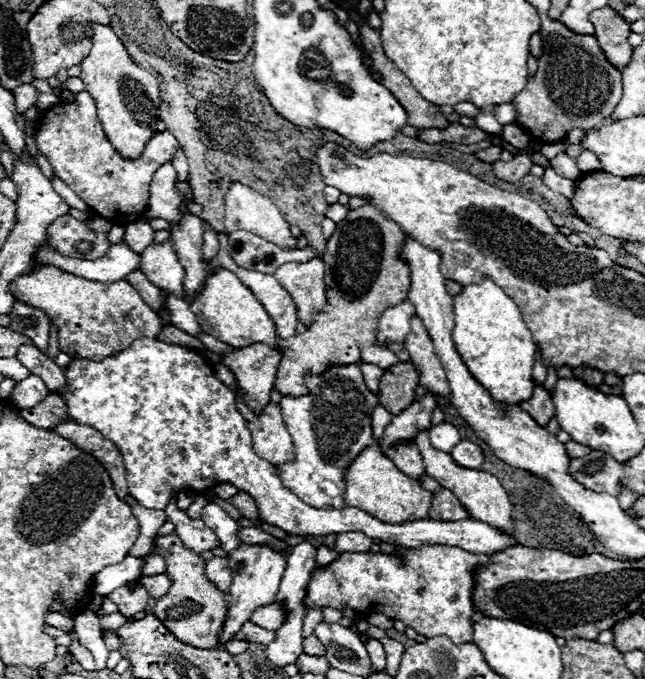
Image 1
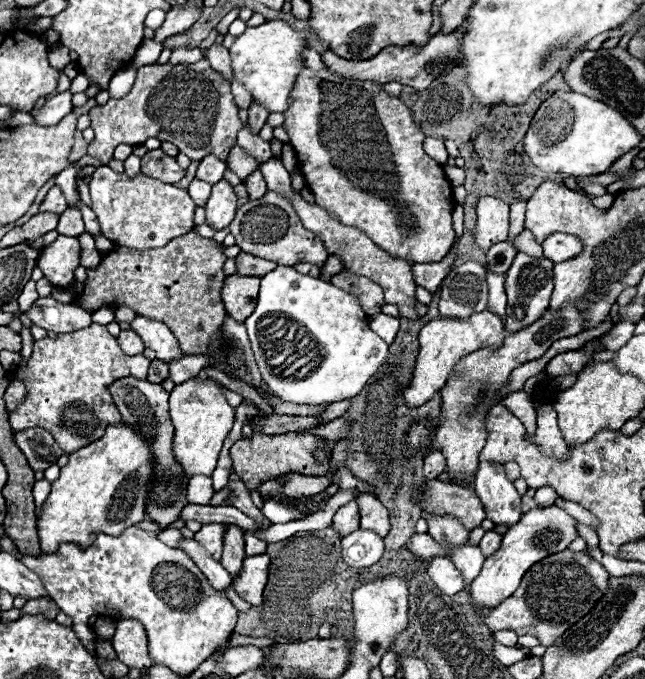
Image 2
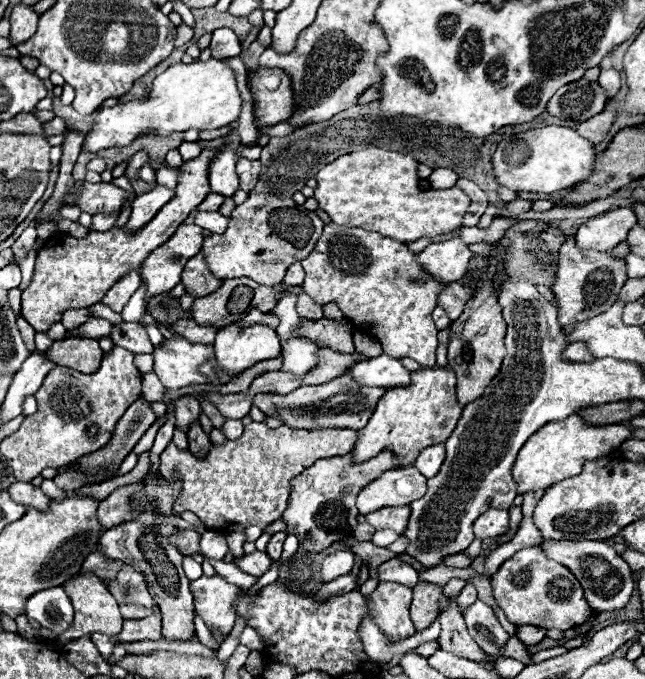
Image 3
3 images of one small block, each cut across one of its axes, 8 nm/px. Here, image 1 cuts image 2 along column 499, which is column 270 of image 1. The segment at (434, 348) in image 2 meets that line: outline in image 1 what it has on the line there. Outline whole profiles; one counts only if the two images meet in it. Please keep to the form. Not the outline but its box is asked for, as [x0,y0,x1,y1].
[190,270,280,350]

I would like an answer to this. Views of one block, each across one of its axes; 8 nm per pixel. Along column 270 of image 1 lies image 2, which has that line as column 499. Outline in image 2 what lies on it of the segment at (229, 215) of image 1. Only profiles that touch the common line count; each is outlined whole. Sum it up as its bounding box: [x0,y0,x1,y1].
[472,196,508,252]

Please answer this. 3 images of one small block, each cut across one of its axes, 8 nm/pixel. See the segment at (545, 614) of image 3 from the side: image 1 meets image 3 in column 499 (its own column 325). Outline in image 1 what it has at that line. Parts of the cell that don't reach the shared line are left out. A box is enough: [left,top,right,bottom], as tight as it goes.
[308,546,486,644]

